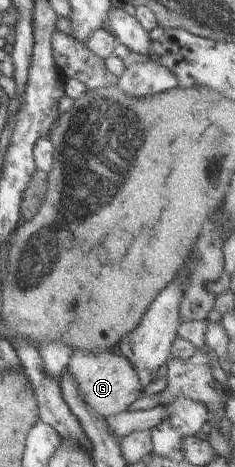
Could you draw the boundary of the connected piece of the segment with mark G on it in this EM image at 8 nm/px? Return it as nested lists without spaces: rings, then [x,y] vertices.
[[[76,350],[71,355],[68,371],[74,378],[82,402],[88,410],[106,419],[108,416],[124,413],[138,398],[142,398],[142,384],[132,364],[118,351],[84,352]]]

